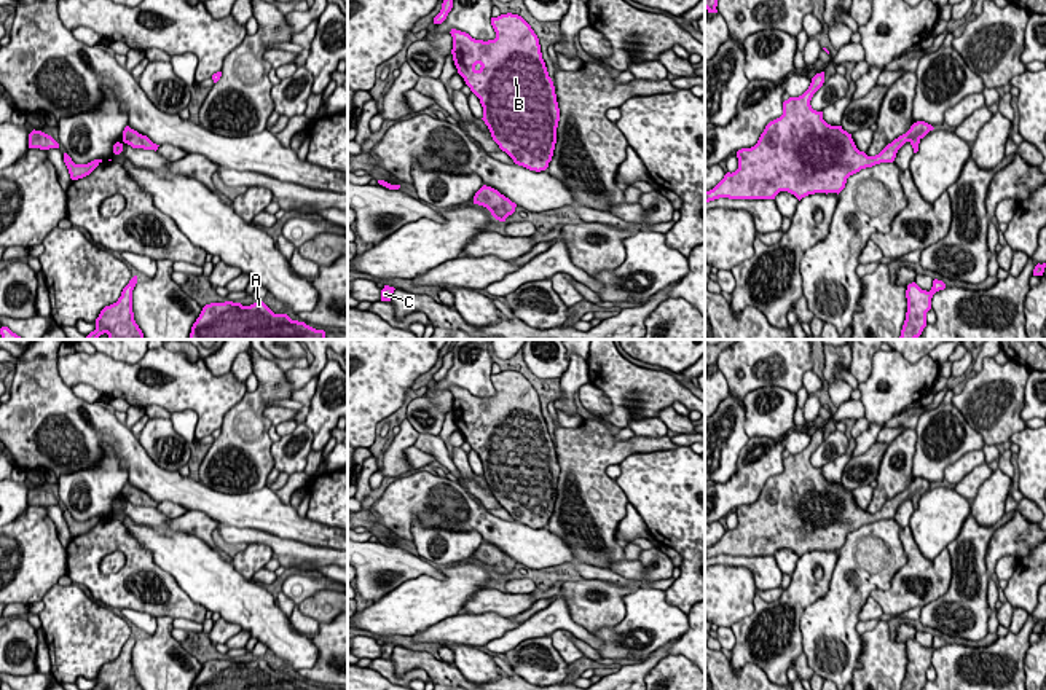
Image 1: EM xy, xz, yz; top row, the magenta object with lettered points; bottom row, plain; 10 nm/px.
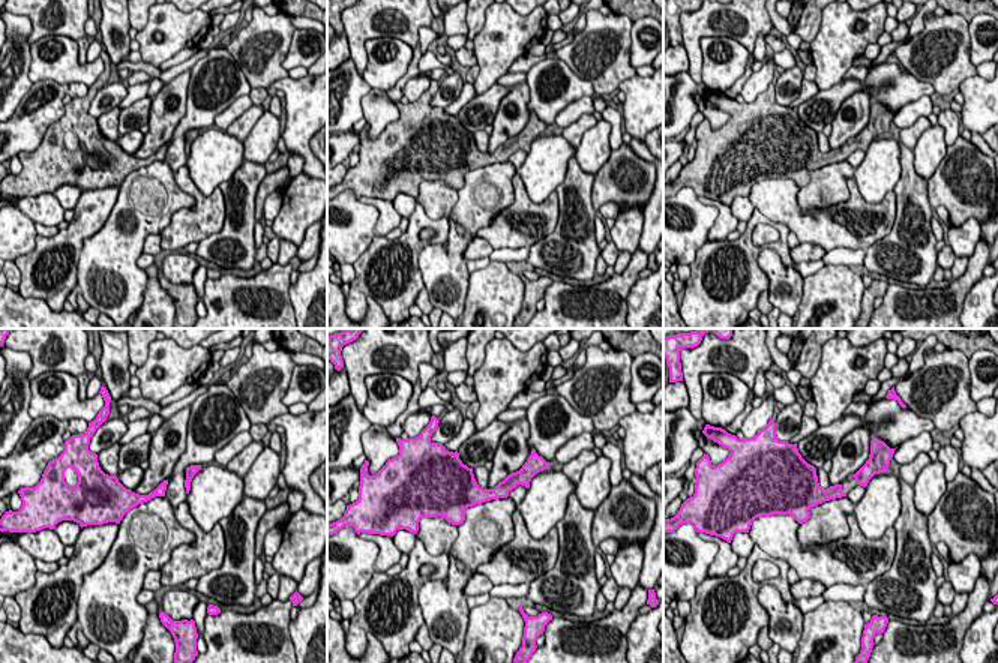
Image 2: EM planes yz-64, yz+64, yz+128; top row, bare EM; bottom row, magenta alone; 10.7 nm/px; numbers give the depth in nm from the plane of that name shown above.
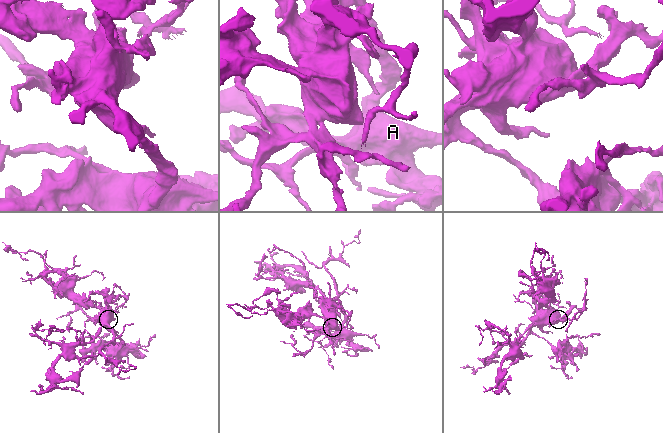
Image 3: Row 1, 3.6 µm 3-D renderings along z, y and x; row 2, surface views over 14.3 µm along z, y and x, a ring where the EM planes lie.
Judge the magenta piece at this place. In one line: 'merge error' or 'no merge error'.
no merge error

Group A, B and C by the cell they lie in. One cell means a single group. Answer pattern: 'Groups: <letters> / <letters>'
Groups: A B C

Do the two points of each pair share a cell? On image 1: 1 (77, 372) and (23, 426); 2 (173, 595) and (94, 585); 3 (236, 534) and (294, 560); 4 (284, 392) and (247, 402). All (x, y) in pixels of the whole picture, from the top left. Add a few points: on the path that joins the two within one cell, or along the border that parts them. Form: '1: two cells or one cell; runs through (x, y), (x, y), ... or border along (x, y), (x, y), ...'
1: two cells; border along (58, 356), (58, 375), (70, 389)
2: one cell; runs through (157, 606), (142, 604), (125, 590), (115, 590)
3: one cell; runs through (251, 536), (268, 539), (279, 547)
4: one cell; runs through (275, 392), (265, 392), (257, 400)

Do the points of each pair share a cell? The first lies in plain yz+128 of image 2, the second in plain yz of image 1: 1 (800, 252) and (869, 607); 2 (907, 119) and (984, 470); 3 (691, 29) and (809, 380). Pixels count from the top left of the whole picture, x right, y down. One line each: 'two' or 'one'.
1: one
2: two
3: two

